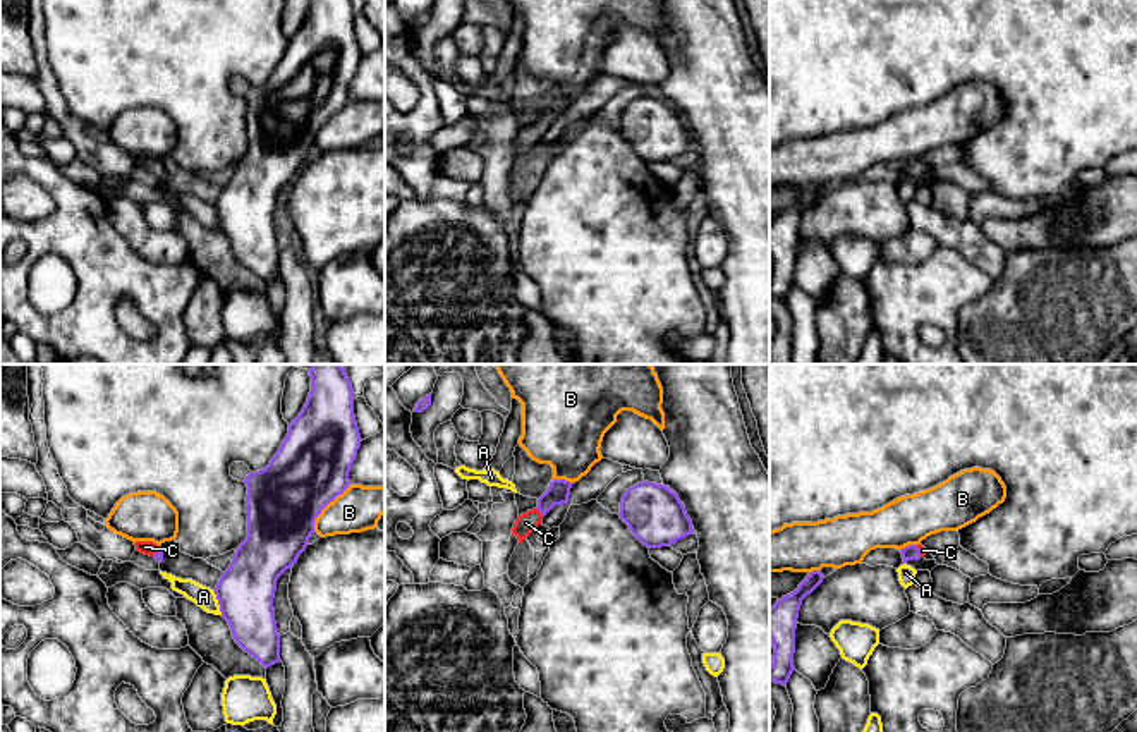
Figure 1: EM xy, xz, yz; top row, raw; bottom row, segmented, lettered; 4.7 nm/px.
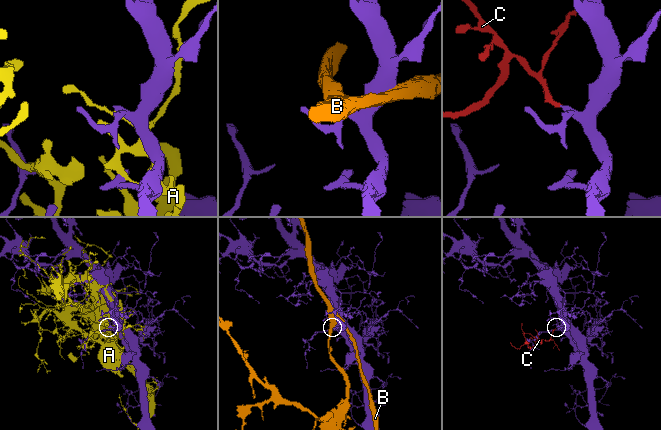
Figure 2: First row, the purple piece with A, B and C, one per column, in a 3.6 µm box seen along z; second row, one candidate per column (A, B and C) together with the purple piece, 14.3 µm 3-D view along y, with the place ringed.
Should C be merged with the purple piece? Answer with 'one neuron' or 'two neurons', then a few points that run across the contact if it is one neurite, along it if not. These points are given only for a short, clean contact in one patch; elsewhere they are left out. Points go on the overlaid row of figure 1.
one neuron | xz (559, 490), (540, 511), (526, 523)

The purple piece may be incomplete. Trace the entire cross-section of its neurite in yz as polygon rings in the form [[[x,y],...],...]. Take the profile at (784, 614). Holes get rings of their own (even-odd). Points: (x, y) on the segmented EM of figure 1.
[[[819,570],[809,572],[793,593],[783,596],[769,608],[769,639],[775,648],[769,679],[785,687],[795,670],[795,629],[802,600],[811,595],[823,579],[824,576]]]

